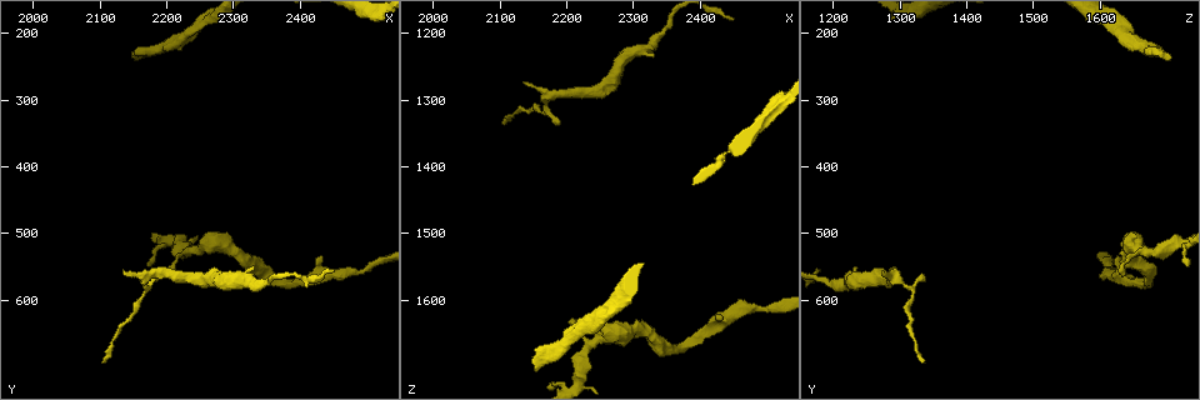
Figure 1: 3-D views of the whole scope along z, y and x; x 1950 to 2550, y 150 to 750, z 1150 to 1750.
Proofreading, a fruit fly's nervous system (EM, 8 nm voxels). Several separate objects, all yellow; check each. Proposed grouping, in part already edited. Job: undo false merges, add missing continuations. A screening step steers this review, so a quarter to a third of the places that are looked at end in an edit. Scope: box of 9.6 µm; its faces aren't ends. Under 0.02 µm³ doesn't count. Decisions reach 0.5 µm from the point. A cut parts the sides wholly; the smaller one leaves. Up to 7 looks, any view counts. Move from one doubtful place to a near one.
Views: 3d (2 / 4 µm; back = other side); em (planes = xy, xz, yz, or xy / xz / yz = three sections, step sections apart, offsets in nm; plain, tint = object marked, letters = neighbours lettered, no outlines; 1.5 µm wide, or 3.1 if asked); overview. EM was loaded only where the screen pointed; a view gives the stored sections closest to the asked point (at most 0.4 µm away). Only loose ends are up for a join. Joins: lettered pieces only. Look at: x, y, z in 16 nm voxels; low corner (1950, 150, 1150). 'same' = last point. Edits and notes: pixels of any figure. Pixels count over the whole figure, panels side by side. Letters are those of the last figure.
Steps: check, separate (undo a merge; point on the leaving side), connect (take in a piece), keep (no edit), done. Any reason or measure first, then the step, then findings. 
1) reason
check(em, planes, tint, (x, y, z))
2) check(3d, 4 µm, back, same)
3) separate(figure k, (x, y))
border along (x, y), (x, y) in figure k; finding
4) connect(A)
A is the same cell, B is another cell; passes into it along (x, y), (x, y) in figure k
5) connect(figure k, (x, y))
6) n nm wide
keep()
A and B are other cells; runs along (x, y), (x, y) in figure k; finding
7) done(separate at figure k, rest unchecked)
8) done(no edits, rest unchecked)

thin end
check(em, yz, step 4, tint, (2100, 690, 1340))

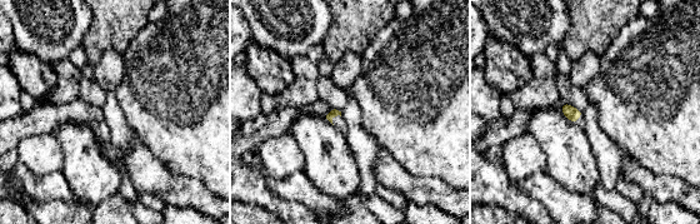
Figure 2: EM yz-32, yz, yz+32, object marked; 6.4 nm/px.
see the neighbours
check(em, yz, step 4, letters, same)

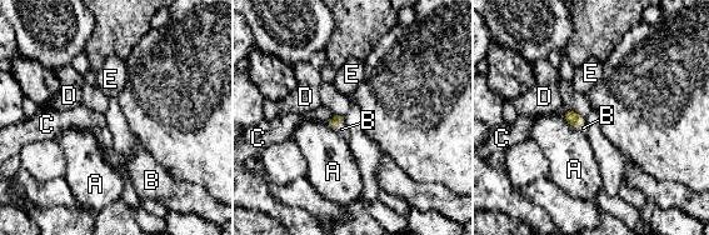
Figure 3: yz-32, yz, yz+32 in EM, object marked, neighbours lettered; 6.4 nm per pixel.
connect(B)
B is the same cell, A, C, D and E are other cells; passes into it along (336, 119), (336, 123), (341, 129) in figure 3; the neuron continues

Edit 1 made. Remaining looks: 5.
an open end
check(3d, 2 µm, (2435, 535, 1630))

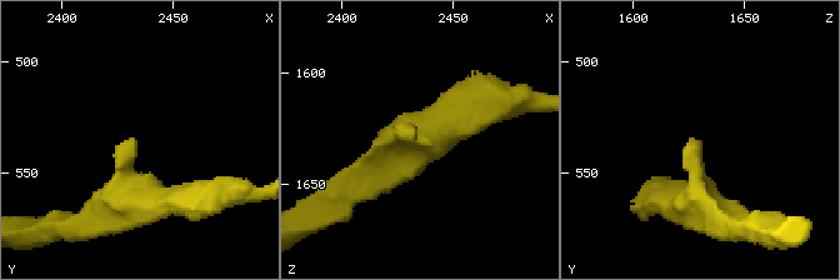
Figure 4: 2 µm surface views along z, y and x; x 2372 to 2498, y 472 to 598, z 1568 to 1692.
check(em, planes, letters, (2431, 535, 1629))

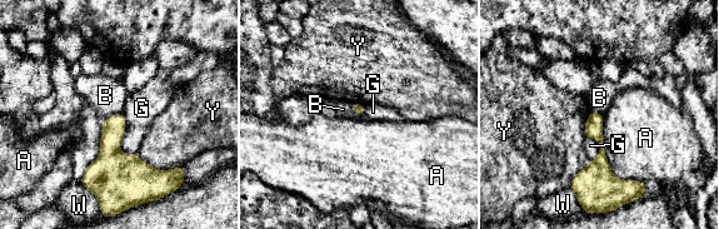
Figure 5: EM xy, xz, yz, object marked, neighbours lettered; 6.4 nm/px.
keep()
A, B, G, W and Y are other cells; border along (121, 111), (104, 119) in figure 5; none of them fits

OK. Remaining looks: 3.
long arm stops here
check(em, xy, step 4, tint, (2155, 235, 1705))

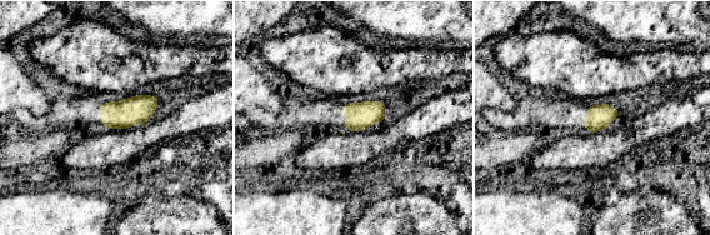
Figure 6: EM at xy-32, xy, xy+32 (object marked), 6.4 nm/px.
check(em, xy, step 4, letters, same)

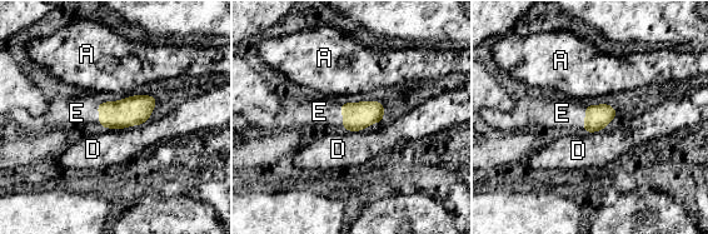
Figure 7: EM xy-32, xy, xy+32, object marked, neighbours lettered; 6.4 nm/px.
E touches over 180 nm
connect(E)
E is the same cell, A and D are other cells; it goes on there

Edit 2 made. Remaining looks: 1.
done(connect at figure 3, connect at figure 7, rest unchecked)

